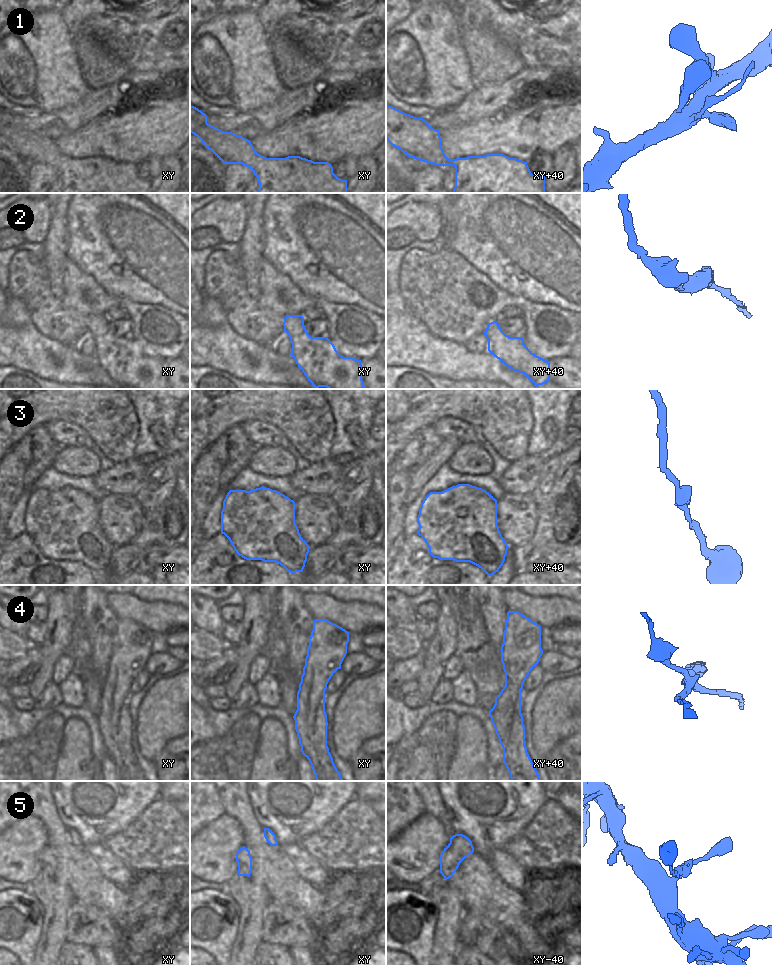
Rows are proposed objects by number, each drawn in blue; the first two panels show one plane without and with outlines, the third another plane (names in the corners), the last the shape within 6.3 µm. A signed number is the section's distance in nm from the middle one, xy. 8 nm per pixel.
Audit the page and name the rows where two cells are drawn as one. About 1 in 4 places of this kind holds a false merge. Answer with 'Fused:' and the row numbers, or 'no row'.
Fused: 4

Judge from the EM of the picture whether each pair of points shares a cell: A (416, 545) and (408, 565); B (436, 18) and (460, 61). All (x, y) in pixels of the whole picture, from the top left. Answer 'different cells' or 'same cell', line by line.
A: same cell
B: same cell

